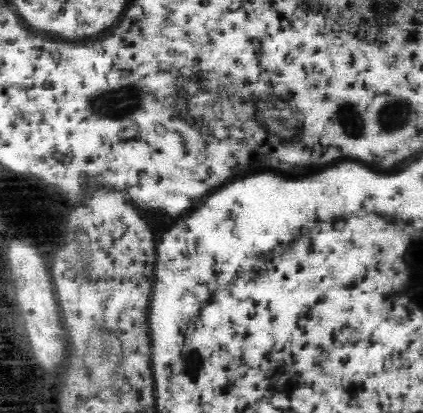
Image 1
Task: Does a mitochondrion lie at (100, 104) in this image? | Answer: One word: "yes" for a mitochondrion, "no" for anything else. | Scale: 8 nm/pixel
yes

